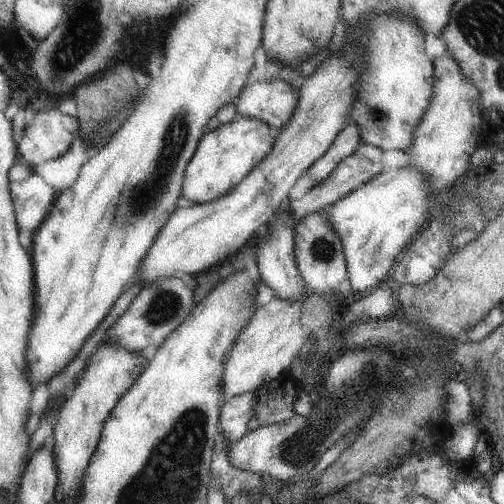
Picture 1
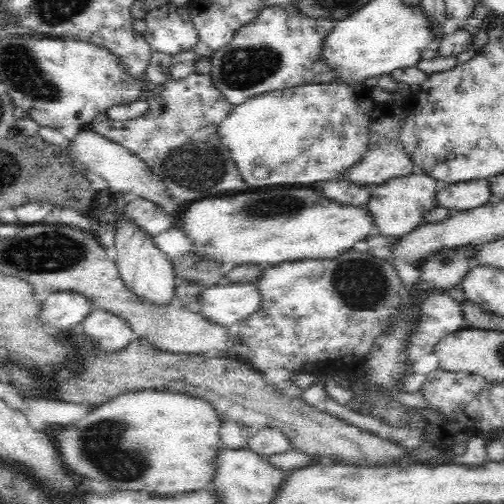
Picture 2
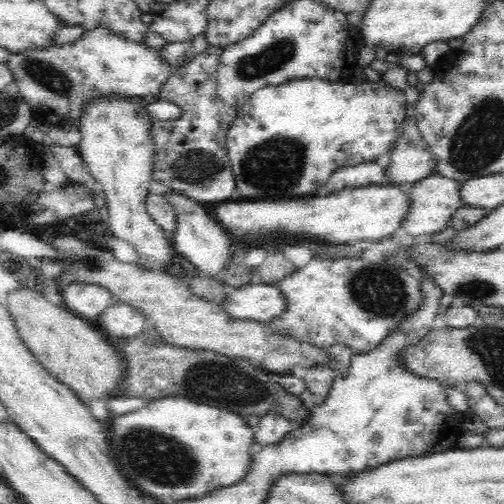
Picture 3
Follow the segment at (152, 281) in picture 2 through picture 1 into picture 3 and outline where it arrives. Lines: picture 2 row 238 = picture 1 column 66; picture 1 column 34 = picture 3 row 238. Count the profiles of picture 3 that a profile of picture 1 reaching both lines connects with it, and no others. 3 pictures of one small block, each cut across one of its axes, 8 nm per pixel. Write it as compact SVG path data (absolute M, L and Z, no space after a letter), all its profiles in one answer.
M106 94L106 96L98 96L90 106L84 108L82 116L78 118L78 132L82 134L82 140L78 144L78 154L84 160L84 164L88 166L90 176L102 184L104 194L106 194L106 222L110 232L114 234L114 238L118 240L126 240L128 244L132 244L132 248L138 254L138 266L142 266L144 270L152 270L156 268L162 272L168 272L168 268L172 266L172 258L174 258L174 250L168 244L166 232L150 218L150 212L146 210L146 196L148 196L148 188L150 188L150 180L152 180L152 172L154 172L154 140L152 140L152 124L154 118L150 116L148 108L140 104L142 98L130 98L130 96L118 96L118 94Z

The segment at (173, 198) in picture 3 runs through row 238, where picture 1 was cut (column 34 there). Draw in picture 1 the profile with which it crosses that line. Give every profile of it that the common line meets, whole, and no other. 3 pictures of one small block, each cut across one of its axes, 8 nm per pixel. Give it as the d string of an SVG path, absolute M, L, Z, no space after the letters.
M29 176L25 182L9 182L9 196L15 212L15 222L19 232L35 232L39 224L47 218L53 202L55 190L47 186L41 176Z

